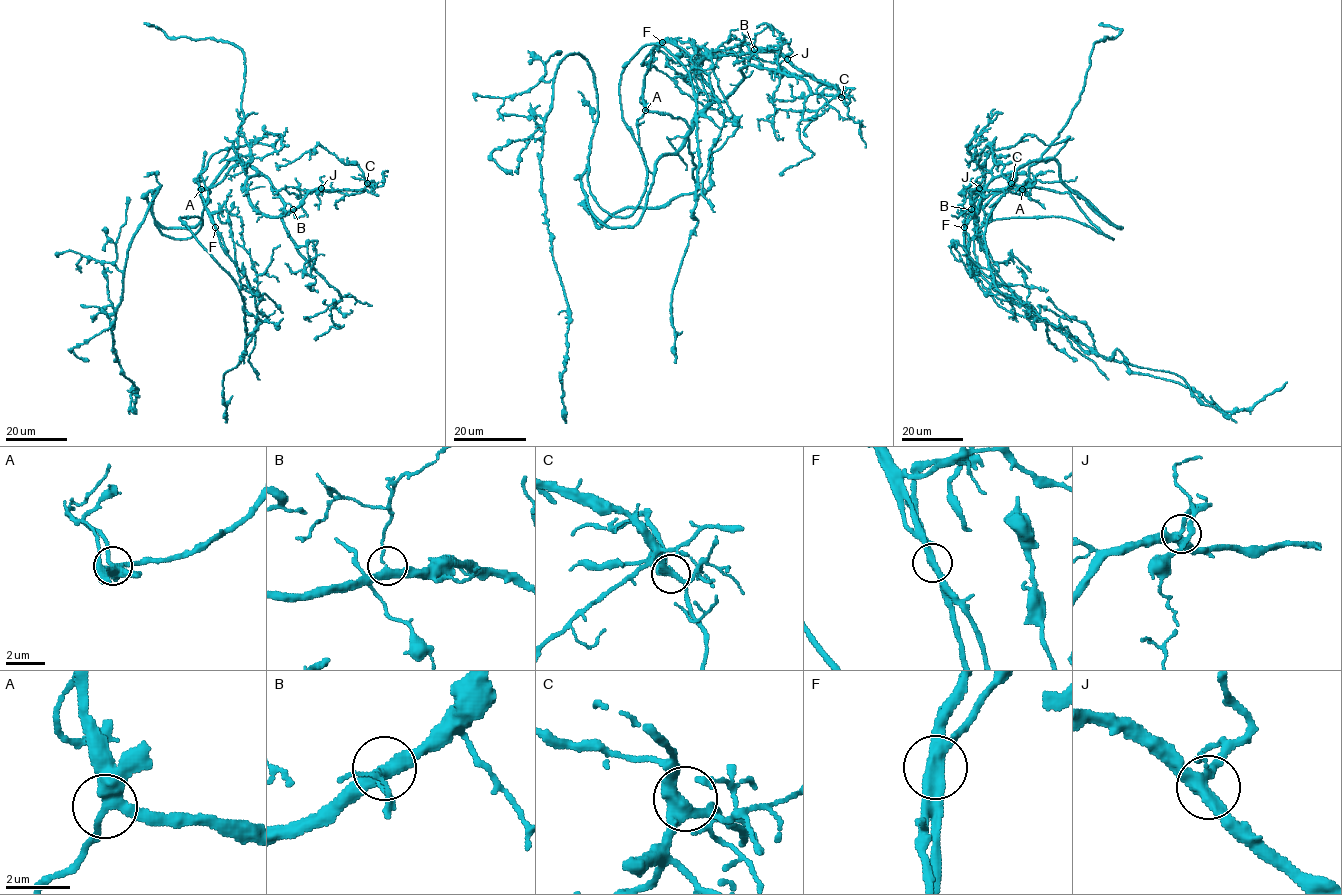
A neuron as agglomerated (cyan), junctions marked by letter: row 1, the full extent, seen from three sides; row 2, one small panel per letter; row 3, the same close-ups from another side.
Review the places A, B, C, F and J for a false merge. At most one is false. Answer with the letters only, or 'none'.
F

